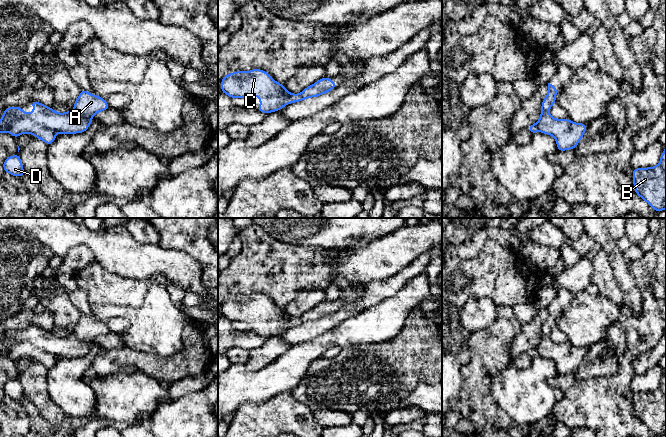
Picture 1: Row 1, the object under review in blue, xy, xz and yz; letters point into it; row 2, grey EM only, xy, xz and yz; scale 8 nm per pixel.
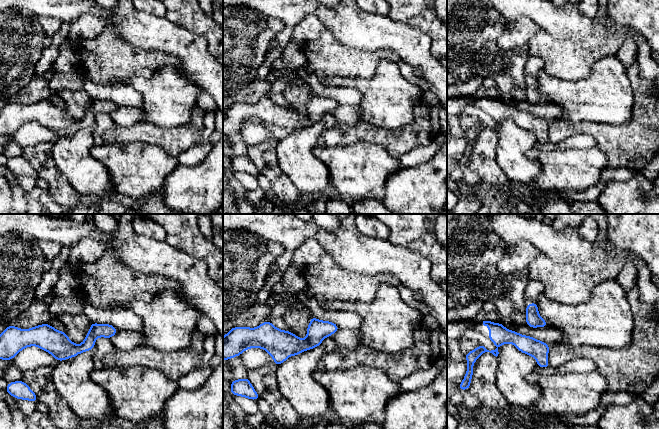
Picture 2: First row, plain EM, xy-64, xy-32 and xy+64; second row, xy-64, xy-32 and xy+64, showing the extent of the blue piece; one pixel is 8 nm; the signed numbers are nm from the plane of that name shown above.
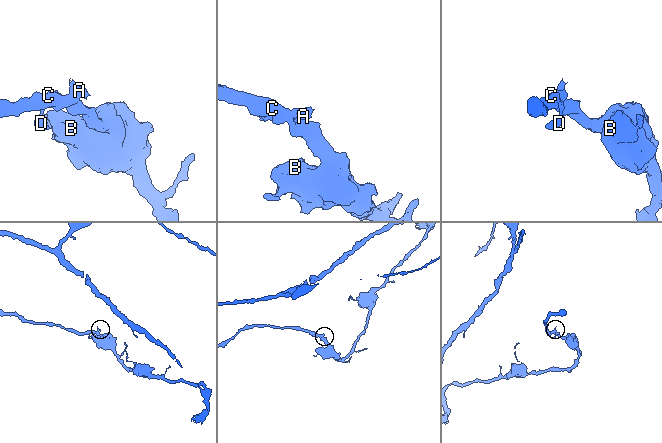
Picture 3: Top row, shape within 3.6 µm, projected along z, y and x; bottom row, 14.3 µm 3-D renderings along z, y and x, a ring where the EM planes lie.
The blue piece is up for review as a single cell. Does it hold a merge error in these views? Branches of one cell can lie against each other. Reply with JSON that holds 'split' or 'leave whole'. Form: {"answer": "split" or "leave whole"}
{"answer": "split"}

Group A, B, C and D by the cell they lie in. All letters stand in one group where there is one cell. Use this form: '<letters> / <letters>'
A D / B C

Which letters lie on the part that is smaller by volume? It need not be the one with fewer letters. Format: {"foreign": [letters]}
{"foreign": ["A", "D"]}

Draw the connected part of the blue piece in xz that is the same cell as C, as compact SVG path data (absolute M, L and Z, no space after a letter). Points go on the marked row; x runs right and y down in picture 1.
M261 69L227 74L221 81L221 90L231 98L245 98L251 95L258 97L260 107L256 110L264 114L279 111L290 103L302 101L300 94L288 92L284 84L276 82L270 74Z

